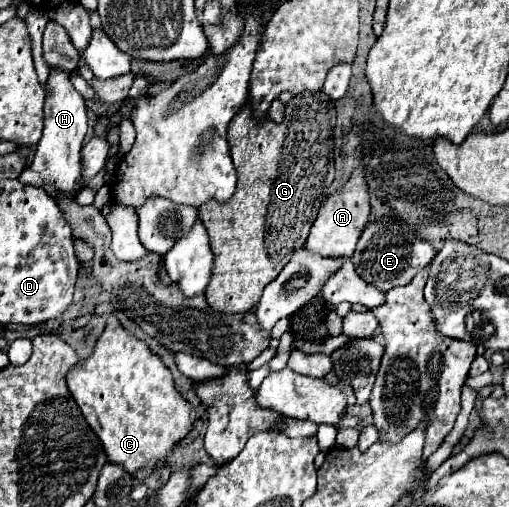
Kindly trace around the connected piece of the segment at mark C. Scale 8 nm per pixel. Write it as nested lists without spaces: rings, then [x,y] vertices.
[[[116,316],[108,318],[94,354],[82,366],[74,366],[66,380],[86,422],[100,438],[108,462],[122,466],[140,482],[158,464],[168,462],[172,450],[196,422],[194,406],[174,388],[174,378],[164,362],[142,340],[124,330]]]

